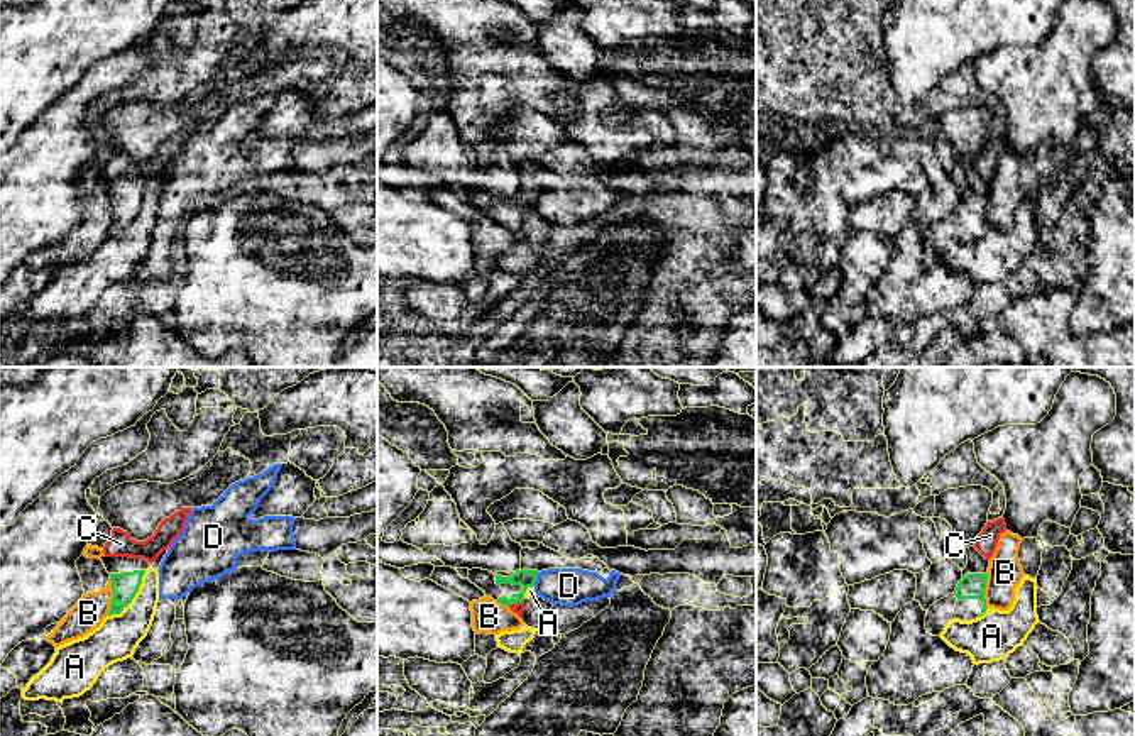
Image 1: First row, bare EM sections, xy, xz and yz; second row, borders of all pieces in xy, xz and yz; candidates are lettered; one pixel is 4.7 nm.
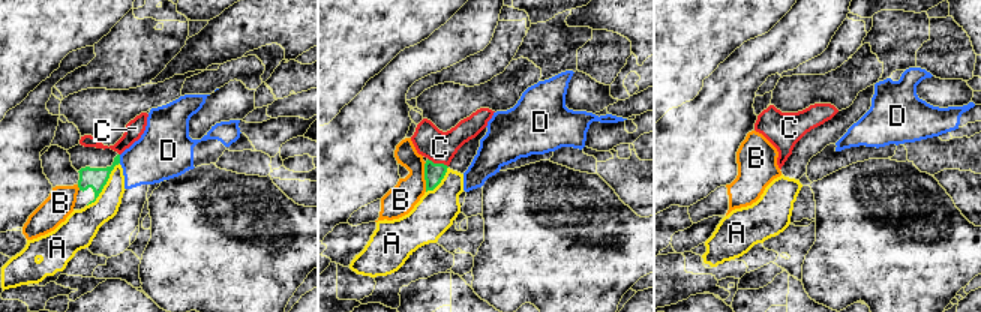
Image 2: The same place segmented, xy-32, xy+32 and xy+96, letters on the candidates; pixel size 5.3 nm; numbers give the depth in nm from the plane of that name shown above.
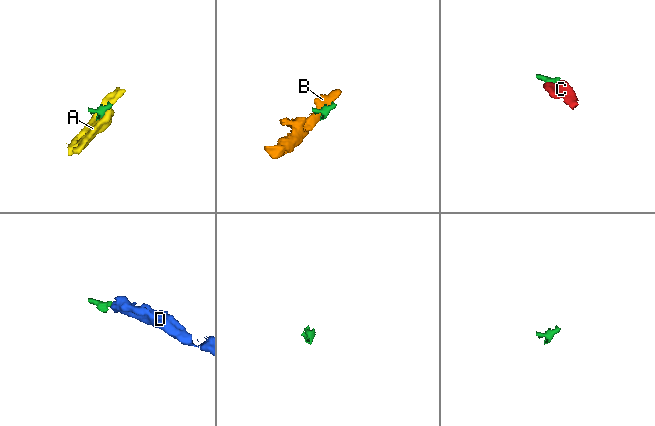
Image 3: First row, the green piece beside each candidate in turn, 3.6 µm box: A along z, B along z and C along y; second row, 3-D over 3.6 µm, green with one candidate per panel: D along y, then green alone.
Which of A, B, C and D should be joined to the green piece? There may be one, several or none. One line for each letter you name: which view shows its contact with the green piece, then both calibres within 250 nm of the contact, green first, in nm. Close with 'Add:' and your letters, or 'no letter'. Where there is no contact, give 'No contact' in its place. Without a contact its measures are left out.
C: Touches green in xz. Thickness 80 nm (green) against 50 nm
Add: C

